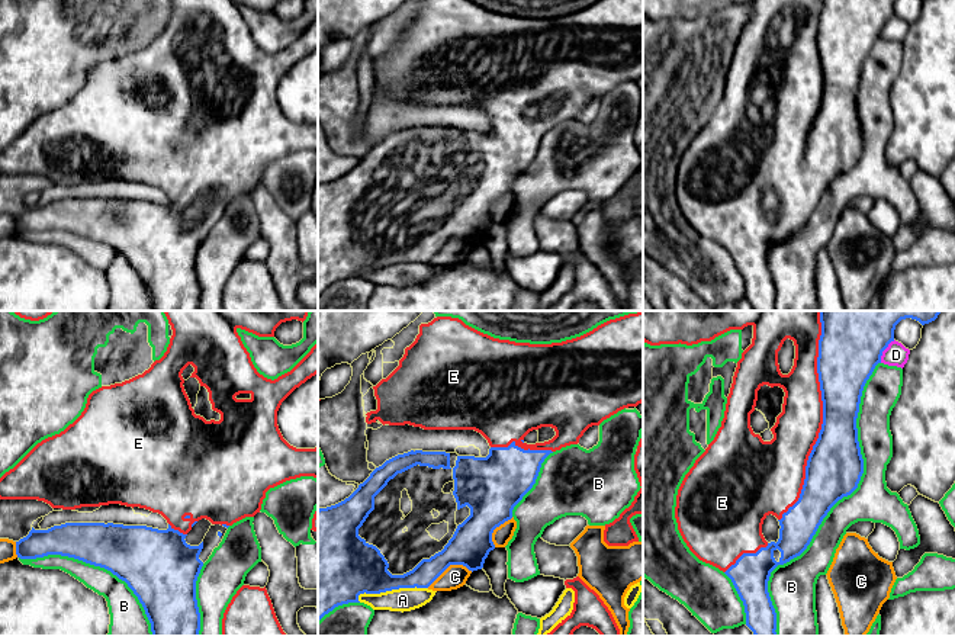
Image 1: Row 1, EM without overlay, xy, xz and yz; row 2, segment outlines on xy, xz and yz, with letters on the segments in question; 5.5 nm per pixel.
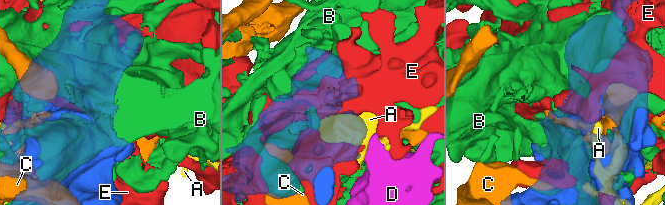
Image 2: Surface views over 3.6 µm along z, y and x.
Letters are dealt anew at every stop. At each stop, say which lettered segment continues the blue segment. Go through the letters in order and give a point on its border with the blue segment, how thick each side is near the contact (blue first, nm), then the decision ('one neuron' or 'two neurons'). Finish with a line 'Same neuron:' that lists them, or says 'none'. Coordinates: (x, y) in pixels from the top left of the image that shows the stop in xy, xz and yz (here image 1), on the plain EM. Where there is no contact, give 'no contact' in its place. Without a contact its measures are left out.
A: xz (391, 264) | 300/130 nm | two neurons
B: yz (838, 174) | 300/220 nm | two neurons
C: xz (449, 240) | 220/130 nm | two neurons
D: yz (884, 23) | 320/130 nm | two neurons
E: yz (823, 98) | 300/240 nm | one neuron
Same neuron: E

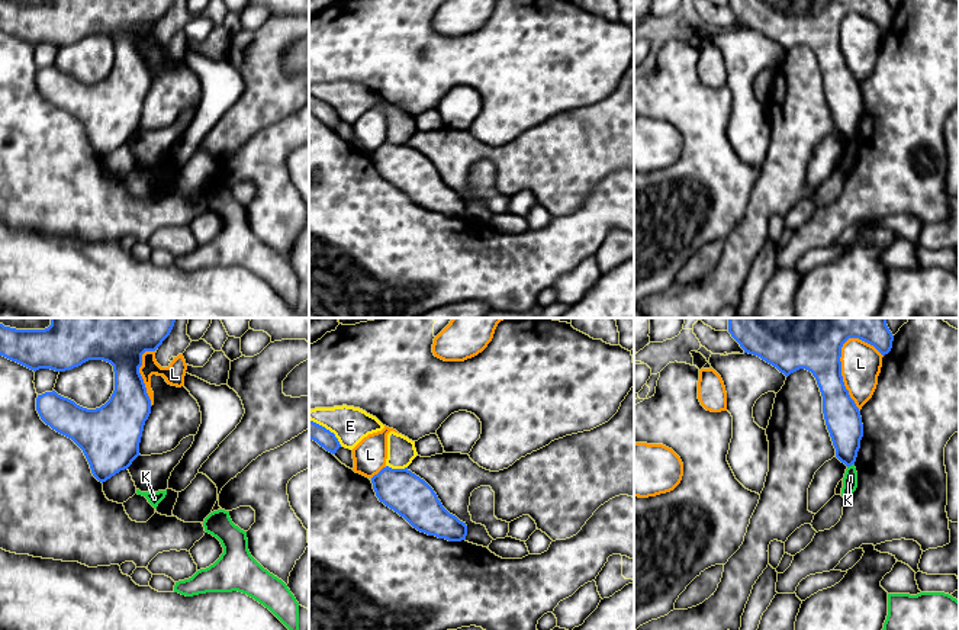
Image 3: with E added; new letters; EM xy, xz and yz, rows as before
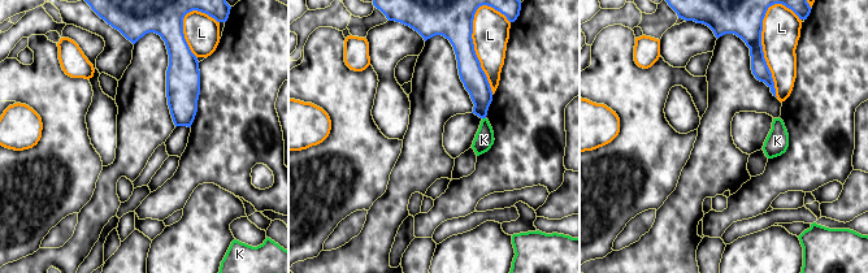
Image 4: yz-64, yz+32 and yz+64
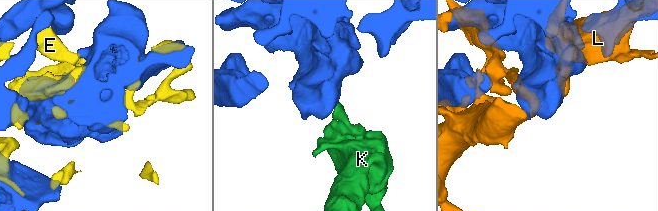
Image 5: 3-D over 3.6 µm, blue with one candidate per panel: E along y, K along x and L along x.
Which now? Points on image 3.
E: xz (396, 144) | 240/160 nm | two neurons
K: yz (850, 140) | 200/80 nm | two neurons
L: yz (840, 50) | 260/220 nm | two neurons
Same neuron: none

